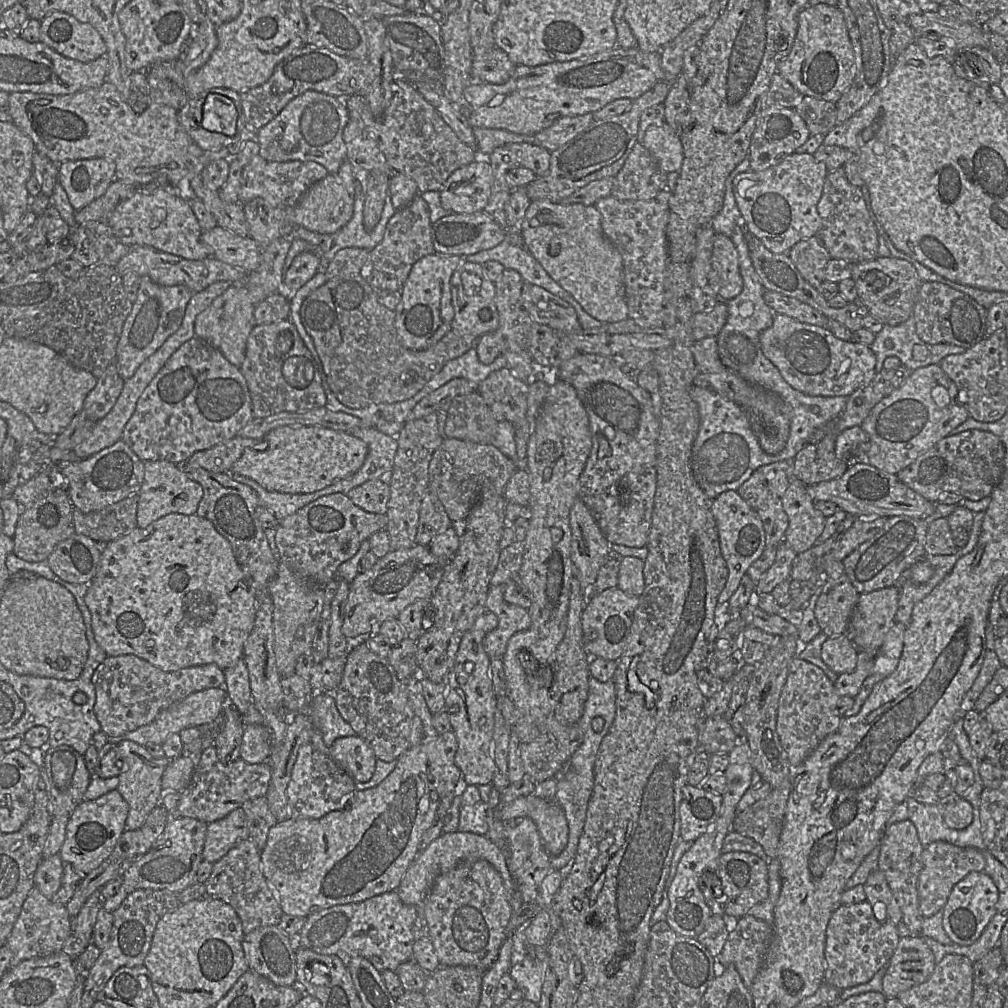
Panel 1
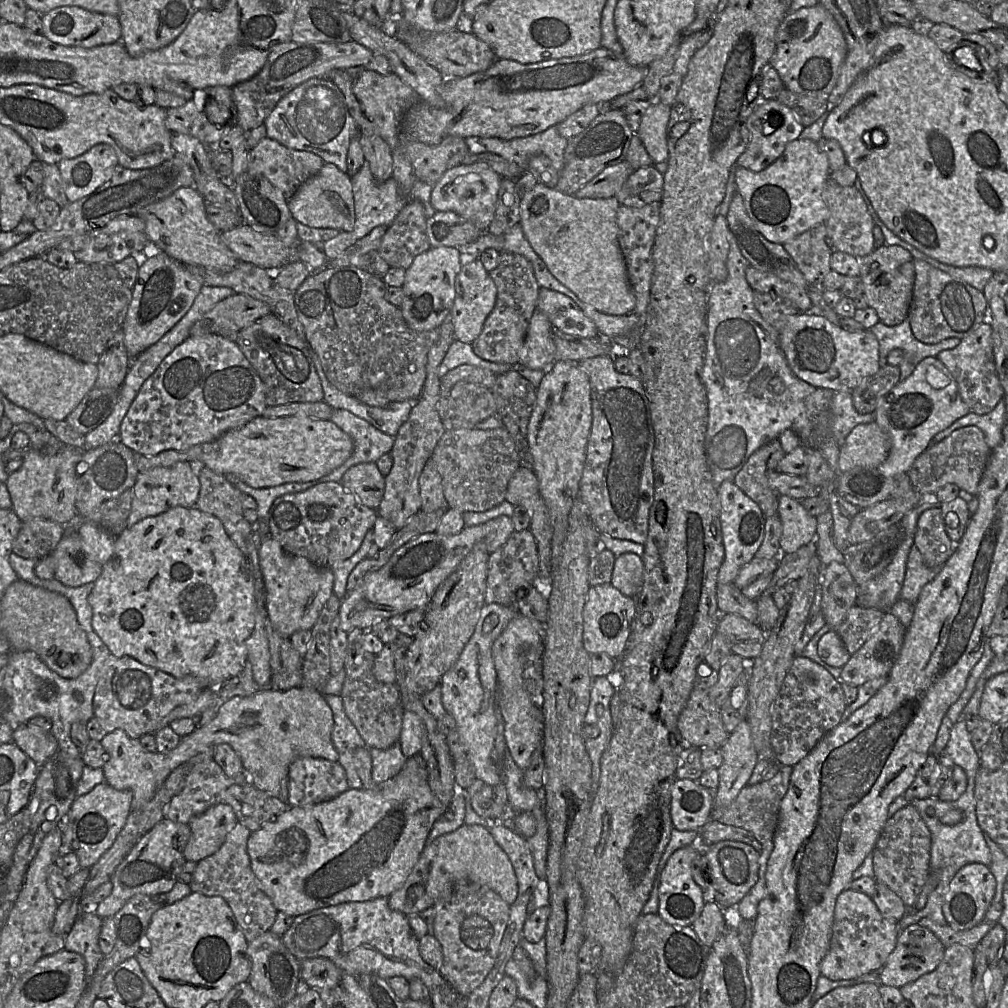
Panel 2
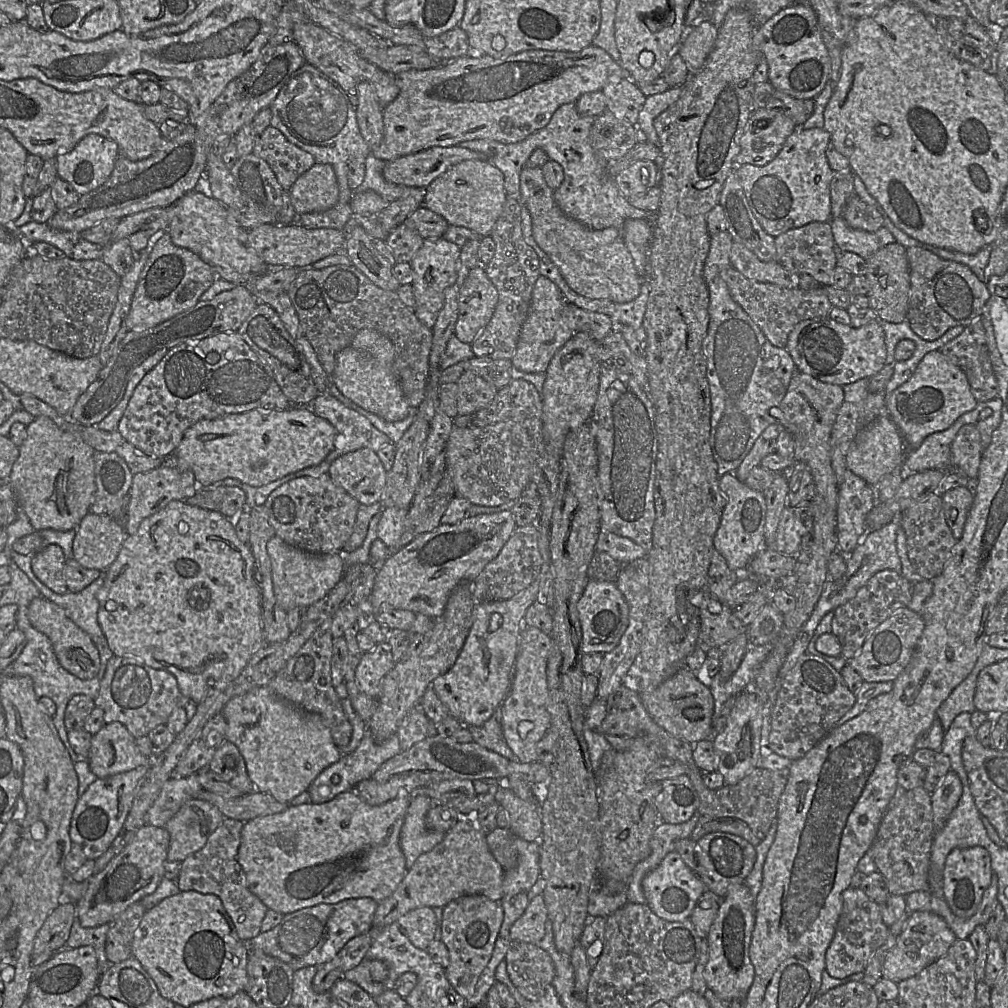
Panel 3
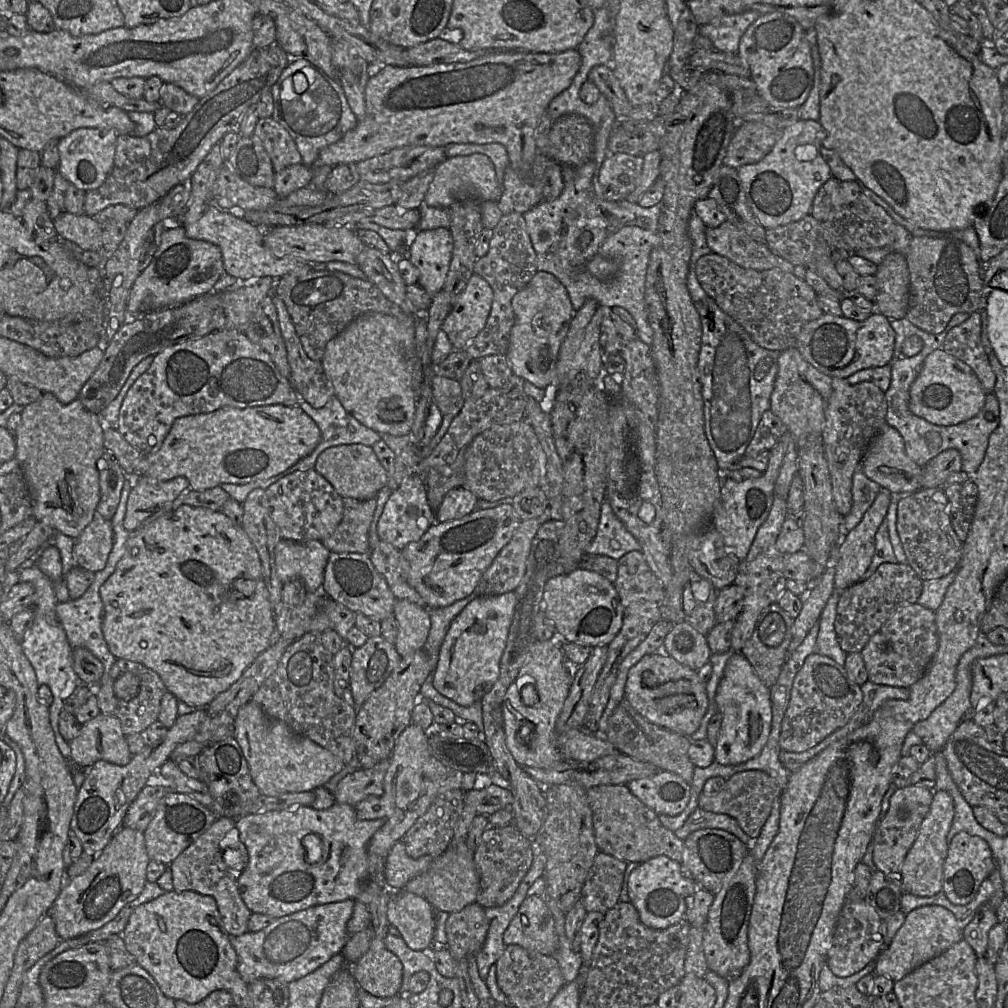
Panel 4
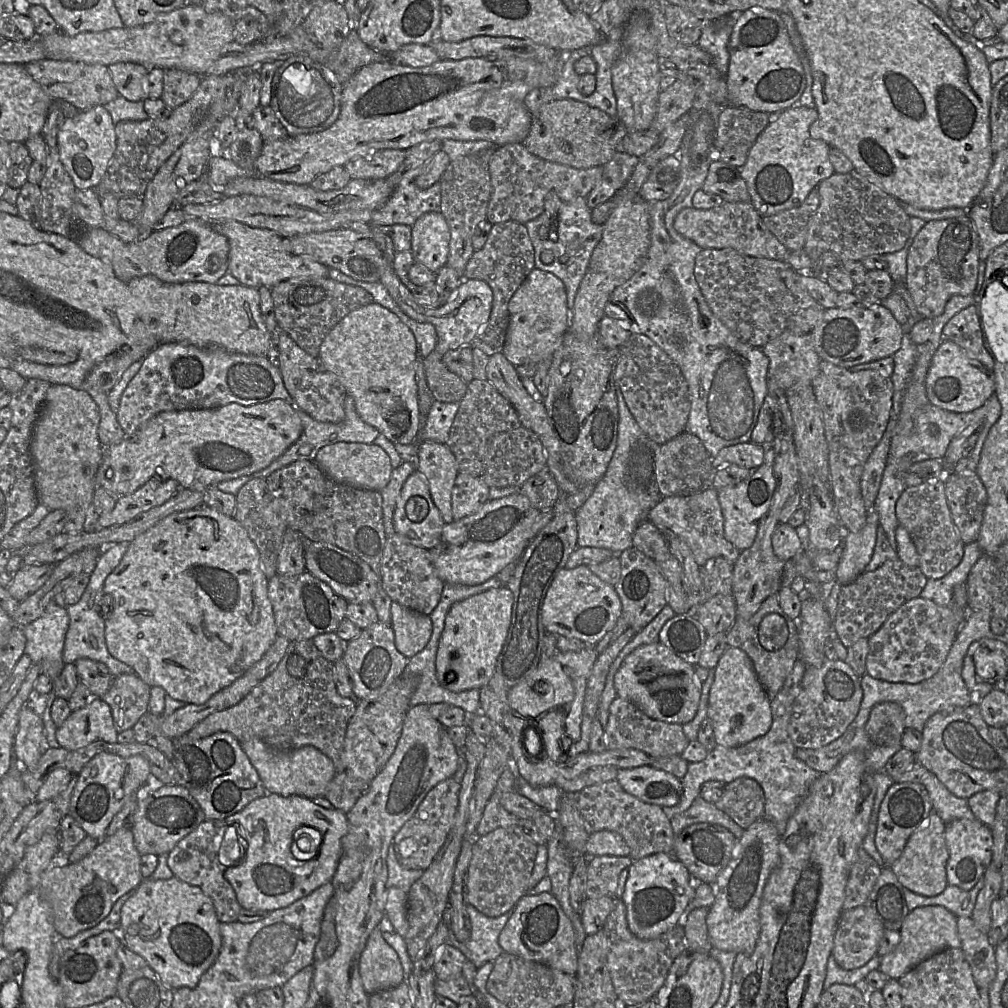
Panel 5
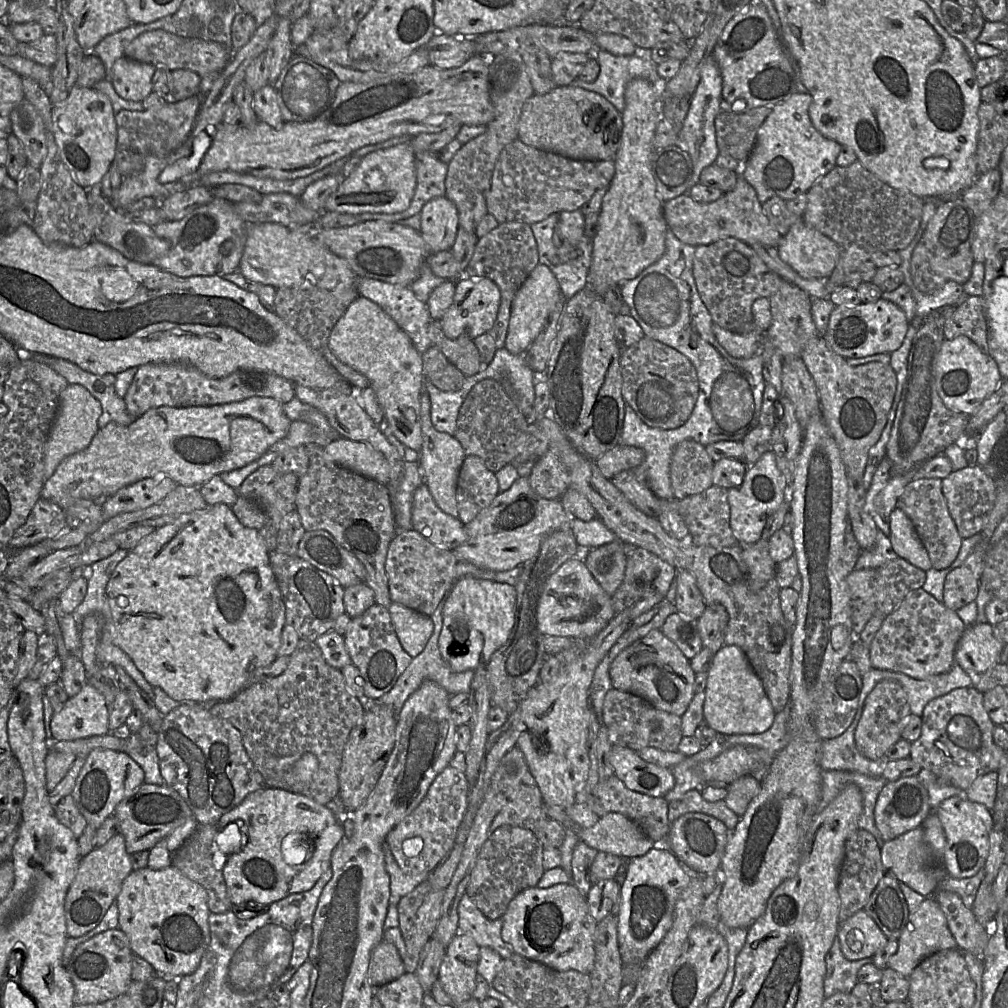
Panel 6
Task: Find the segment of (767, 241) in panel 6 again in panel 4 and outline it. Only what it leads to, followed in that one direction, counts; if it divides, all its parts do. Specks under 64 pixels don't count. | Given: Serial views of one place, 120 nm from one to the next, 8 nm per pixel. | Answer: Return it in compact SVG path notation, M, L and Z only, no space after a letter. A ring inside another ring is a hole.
M728 220L716 228L707 227L705 236L707 245L712 253L727 257L743 268L759 271L780 269L783 272L794 273L794 265L773 253L766 242L755 241L744 230L737 228Z

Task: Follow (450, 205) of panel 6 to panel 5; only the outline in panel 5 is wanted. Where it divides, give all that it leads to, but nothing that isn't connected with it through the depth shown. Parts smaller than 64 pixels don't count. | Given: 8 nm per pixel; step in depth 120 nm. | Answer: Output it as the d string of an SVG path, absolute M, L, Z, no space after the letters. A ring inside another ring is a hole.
M427 212L412 226L411 250L415 263L437 273L447 263L449 256L450 229L441 213Z

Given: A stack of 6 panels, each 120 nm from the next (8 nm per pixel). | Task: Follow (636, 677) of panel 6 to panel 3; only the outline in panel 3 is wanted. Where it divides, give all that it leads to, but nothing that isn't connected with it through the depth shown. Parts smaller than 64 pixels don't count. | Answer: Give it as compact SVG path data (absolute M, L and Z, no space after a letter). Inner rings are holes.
M681 667L674 675L657 685L652 691L637 691L646 711L654 722L670 735L693 745L714 735L714 699L710 688L703 684L688 668Z

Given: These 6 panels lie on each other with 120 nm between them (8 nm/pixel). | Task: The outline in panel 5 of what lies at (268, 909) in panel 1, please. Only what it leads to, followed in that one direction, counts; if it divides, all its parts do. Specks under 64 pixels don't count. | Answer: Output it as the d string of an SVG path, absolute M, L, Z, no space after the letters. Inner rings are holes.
M205 820L194 831L182 838L168 854L168 867L173 876L186 884L199 887L212 900L220 923L238 921L242 910L235 891L224 877L224 872L229 866L221 865L219 861L220 846L224 842L233 843L229 838L229 834L232 833L239 838L239 829L234 825L228 825L223 820Z

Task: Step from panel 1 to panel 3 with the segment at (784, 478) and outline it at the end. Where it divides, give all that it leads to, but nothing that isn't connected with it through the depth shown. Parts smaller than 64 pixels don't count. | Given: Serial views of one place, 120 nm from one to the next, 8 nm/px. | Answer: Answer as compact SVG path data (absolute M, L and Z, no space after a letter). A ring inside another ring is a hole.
M771 424L761 433L749 453L734 472L739 481L745 483L750 471L760 466L764 457L776 453L777 439L781 430L780 424Z

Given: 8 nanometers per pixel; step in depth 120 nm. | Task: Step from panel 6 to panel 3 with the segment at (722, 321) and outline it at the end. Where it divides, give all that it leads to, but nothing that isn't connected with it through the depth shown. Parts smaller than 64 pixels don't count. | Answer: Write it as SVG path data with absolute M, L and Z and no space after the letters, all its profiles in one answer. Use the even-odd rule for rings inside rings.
M732 265L724 269L721 276L727 283L733 300L757 324L769 342L779 348L786 348L788 336L799 322L817 317L829 317L833 307L822 286L810 290L803 290L800 287L788 289L748 279Z

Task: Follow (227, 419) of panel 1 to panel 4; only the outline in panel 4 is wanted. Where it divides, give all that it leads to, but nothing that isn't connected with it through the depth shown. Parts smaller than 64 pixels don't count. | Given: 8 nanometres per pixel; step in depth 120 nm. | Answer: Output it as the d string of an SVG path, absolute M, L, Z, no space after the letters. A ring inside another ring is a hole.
M220 329L202 337L169 346L154 355L148 370L128 390L120 408L116 429L143 455L156 452L177 418L210 413L223 407L247 408L281 404L298 406L299 396L283 377L270 355L239 330Z

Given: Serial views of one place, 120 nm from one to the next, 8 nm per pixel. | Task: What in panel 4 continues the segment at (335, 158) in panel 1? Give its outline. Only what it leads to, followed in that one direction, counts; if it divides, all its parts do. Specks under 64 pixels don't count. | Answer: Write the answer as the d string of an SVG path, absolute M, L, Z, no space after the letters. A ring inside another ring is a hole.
M291 58L278 80L271 87L274 110L272 118L291 135L302 156L302 163L313 170L311 186L326 190L325 182L332 171L328 165L318 164L320 152L339 141L358 123L348 104L344 90L337 79L303 58Z

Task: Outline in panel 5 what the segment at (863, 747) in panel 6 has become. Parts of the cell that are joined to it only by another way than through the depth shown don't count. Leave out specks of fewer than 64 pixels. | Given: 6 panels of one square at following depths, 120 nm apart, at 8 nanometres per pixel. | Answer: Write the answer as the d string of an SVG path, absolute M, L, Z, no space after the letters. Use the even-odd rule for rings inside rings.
M882 702L871 709L865 731L873 744L893 746L901 743L904 721L905 713L898 703Z

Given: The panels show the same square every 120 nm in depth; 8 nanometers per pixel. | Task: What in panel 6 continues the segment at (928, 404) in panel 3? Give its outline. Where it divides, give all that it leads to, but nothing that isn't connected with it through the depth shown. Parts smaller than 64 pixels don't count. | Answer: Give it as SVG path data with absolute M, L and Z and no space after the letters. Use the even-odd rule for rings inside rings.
M967 336L944 340L936 367L936 389L947 408L971 416L1002 381L998 365Z

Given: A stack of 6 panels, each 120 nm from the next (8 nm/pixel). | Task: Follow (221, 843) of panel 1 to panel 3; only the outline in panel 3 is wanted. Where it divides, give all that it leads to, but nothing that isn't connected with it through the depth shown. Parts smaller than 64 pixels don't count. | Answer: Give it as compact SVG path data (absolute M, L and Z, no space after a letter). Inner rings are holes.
M193 798L185 802L164 827L170 835L167 861L182 862L203 848L224 818L221 811L207 801Z

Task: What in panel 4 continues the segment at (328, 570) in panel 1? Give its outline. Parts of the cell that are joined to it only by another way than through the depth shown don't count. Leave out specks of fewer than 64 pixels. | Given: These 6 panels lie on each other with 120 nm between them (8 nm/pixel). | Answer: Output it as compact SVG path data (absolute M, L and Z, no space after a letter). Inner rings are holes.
M315 468L295 471L284 476L265 490L270 514L283 540L305 542L328 538L343 517L343 497Z

